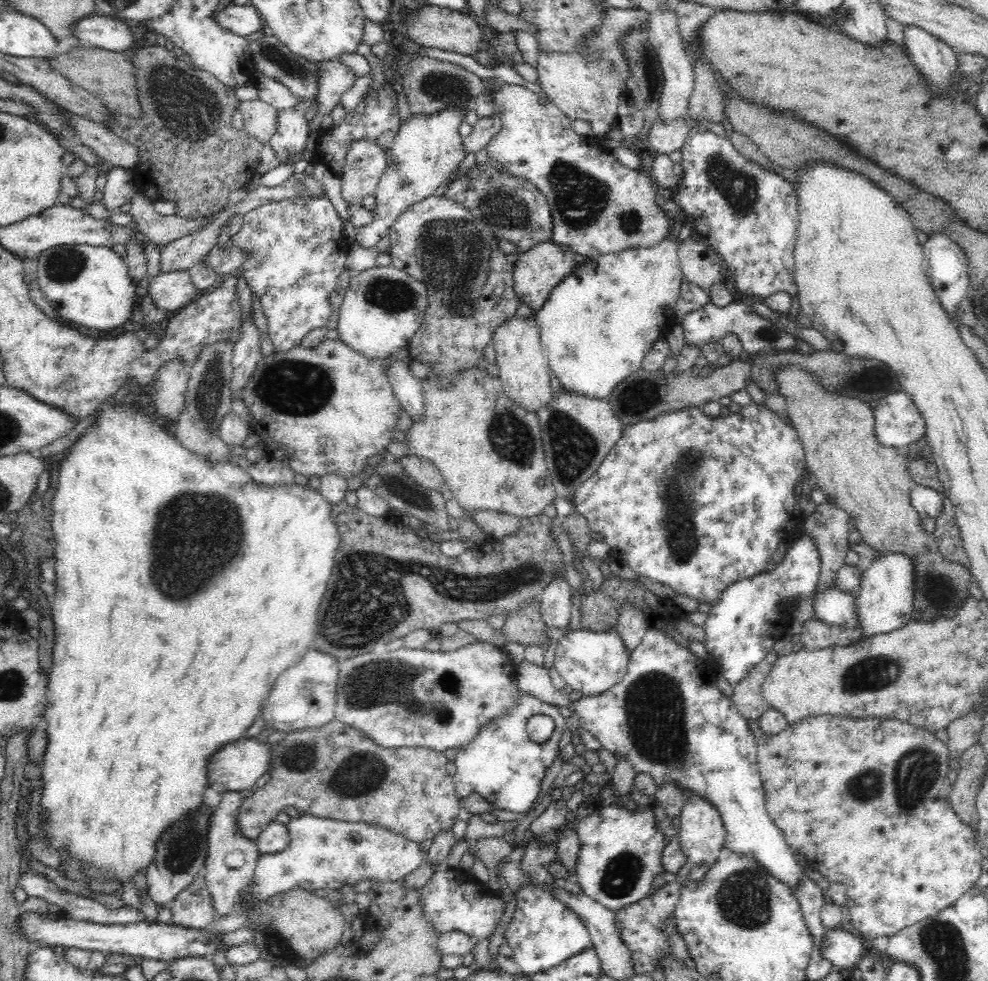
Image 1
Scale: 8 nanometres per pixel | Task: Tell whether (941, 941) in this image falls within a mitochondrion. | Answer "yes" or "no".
yes

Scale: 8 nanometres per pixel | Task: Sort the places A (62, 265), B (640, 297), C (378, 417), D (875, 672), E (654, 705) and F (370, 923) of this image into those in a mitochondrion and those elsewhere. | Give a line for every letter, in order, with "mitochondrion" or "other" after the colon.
A: mitochondrion
B: other
C: other
D: mitochondrion
E: mitochondrion
F: other

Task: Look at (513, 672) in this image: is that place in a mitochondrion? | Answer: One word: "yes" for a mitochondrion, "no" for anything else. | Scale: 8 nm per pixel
no

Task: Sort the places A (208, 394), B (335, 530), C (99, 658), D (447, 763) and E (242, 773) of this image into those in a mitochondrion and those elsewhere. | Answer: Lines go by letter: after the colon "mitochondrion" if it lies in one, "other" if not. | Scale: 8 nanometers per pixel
A: mitochondrion
B: other
C: other
D: other
E: other

